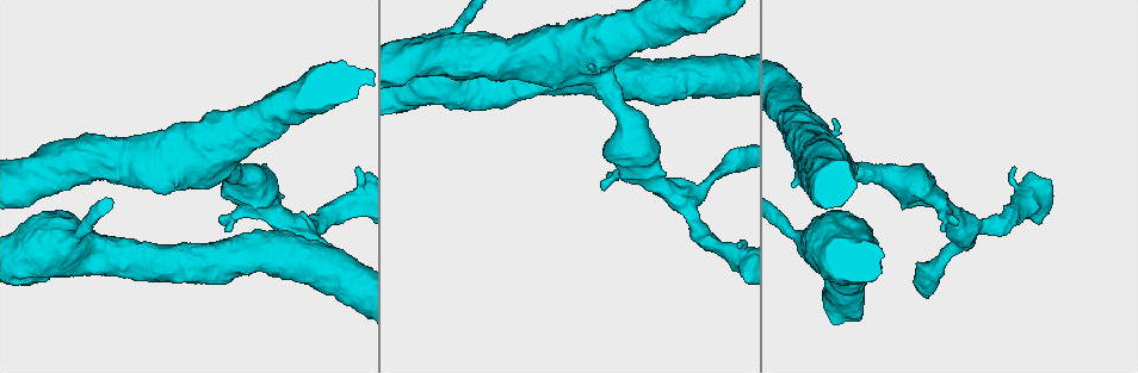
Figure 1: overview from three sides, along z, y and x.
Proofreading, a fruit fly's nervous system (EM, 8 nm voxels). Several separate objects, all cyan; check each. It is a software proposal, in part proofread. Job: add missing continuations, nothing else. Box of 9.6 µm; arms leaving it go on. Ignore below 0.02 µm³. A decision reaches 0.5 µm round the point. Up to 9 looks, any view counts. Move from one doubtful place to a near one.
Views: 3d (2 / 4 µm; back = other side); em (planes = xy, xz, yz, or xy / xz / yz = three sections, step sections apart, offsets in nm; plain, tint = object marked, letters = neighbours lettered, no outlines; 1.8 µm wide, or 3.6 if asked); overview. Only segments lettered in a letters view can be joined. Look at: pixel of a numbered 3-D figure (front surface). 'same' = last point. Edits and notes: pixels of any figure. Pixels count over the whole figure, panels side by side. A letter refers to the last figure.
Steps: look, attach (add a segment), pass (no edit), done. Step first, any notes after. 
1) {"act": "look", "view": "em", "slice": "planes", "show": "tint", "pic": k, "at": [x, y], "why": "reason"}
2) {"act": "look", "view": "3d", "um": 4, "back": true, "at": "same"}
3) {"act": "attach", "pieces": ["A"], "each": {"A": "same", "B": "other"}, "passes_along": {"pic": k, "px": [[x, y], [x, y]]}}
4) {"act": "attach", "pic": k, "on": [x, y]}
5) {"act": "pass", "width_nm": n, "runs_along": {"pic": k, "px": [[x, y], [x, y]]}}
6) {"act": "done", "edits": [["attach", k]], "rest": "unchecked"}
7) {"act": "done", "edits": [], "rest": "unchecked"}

{"act": "look", "view": "3d", "um": 4, "pic": 1, "at": [601, 188], "why": "branch stops here"}

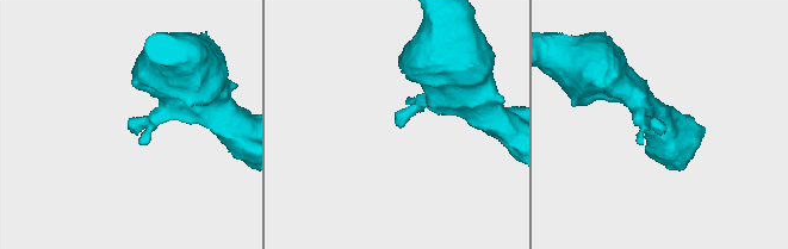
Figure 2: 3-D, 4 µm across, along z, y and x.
{"act": "look", "view": "em", "slice": "planes", "show": "letters", "pic": 2, "at": [135, 125], "why": "now the EM"}

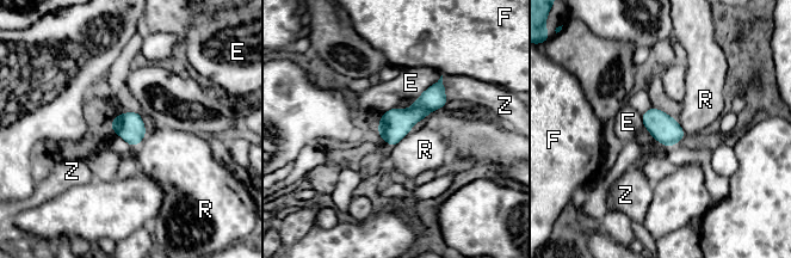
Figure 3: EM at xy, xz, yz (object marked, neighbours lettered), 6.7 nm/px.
{"act": "pass", "longest_contact_nm": ["E", 260], "each": {"E": "other", "F": "other", "R": "other", "Z": "other"}, "found": "no lettered segment goes on from it"}

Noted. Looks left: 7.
{"act": "look", "view": "3d", "um": 2, "pic": 1, "at": [740, 244]}

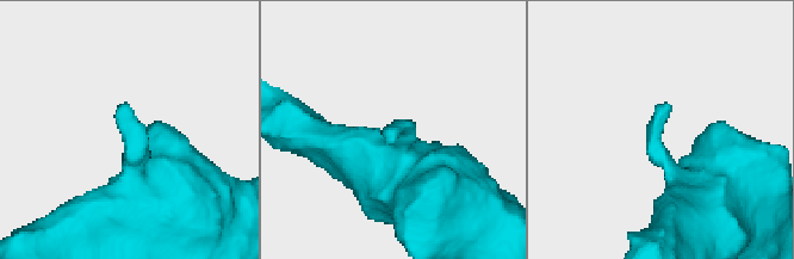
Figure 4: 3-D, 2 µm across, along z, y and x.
{"act": "look", "view": "em", "slice": "planes", "show": "letters", "pic": 4, "at": [667, 103]}

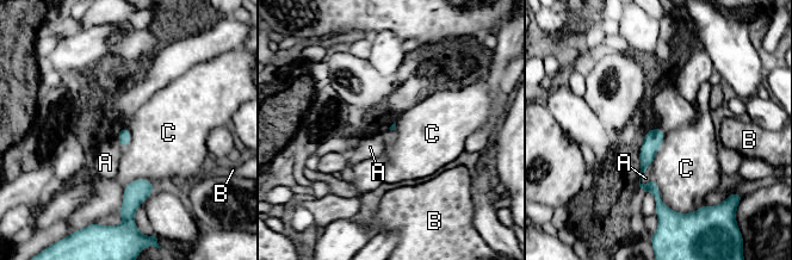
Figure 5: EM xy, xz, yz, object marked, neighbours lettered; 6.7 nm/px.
{"act": "pass", "longest_contact_nm": ["C", 300], "each": {"A": "other", "B": "other", "C": "other"}, "border": {"pic": 5, "px": [[153, 184], [131, 180], [118, 210]]}, "found": "none of them fits"}

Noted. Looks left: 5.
{"act": "look", "view": "em", "slice": "planes", "show": "letters", "pic": 1, "at": [590, 67], "why": "free end"}

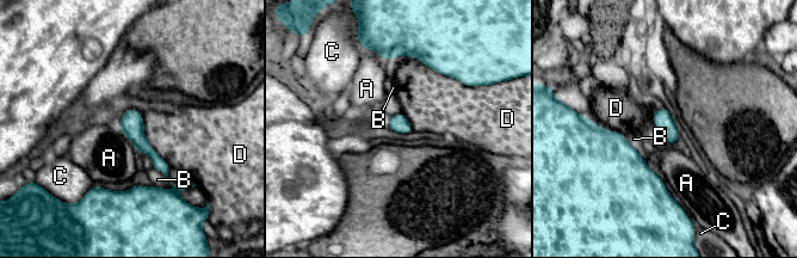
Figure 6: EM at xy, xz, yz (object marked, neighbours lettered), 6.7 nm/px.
{"act": "pass", "each": {"A": "other", "B": "other", "C": "other", "D": "other"}, "border": {"pic": 6, "px": [[396, 56], [414, 56], [473, 87]]}, "found": "none of them fits"}

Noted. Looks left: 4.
{"act": "look", "view": "em", "um": 3.6, "slice": "xy", "step": 16, "show": "letters", "pic": 1, "at": [68, 242], "why": "calibre changes"}

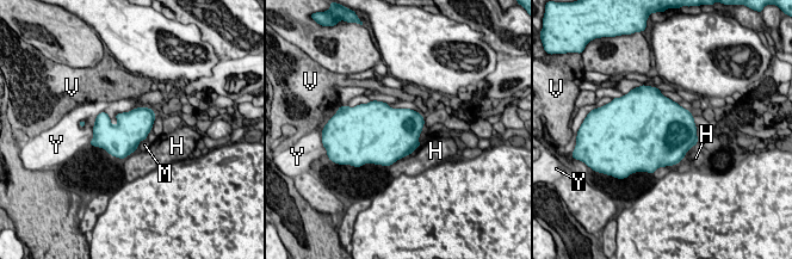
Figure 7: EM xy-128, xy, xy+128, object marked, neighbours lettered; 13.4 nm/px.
{"act": "pass", "each": {"H": "other", "M": "other", "V": "other", "Y": "other"}, "border": {"pic": 7, "px": [[146, 139], [138, 143], [136, 149]]}, "found": "none of them fits"}

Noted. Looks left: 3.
{"act": "done", "edits": [], "rest": "unchecked"}

